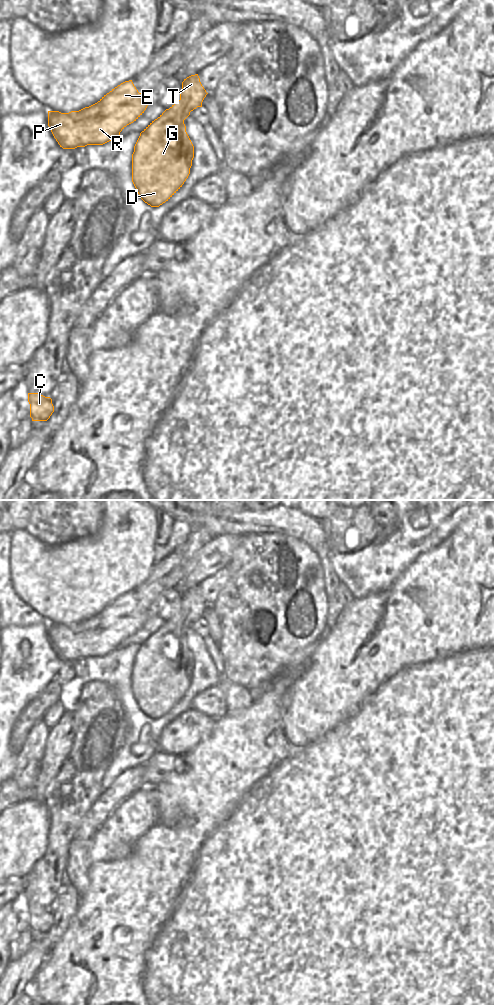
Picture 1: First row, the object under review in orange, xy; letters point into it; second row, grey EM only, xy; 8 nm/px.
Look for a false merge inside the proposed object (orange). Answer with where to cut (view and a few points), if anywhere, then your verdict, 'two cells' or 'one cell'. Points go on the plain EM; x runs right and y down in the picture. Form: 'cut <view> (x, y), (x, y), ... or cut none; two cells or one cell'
cut none; one cell

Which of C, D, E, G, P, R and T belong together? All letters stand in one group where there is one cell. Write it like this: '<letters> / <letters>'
C D E G P R T

